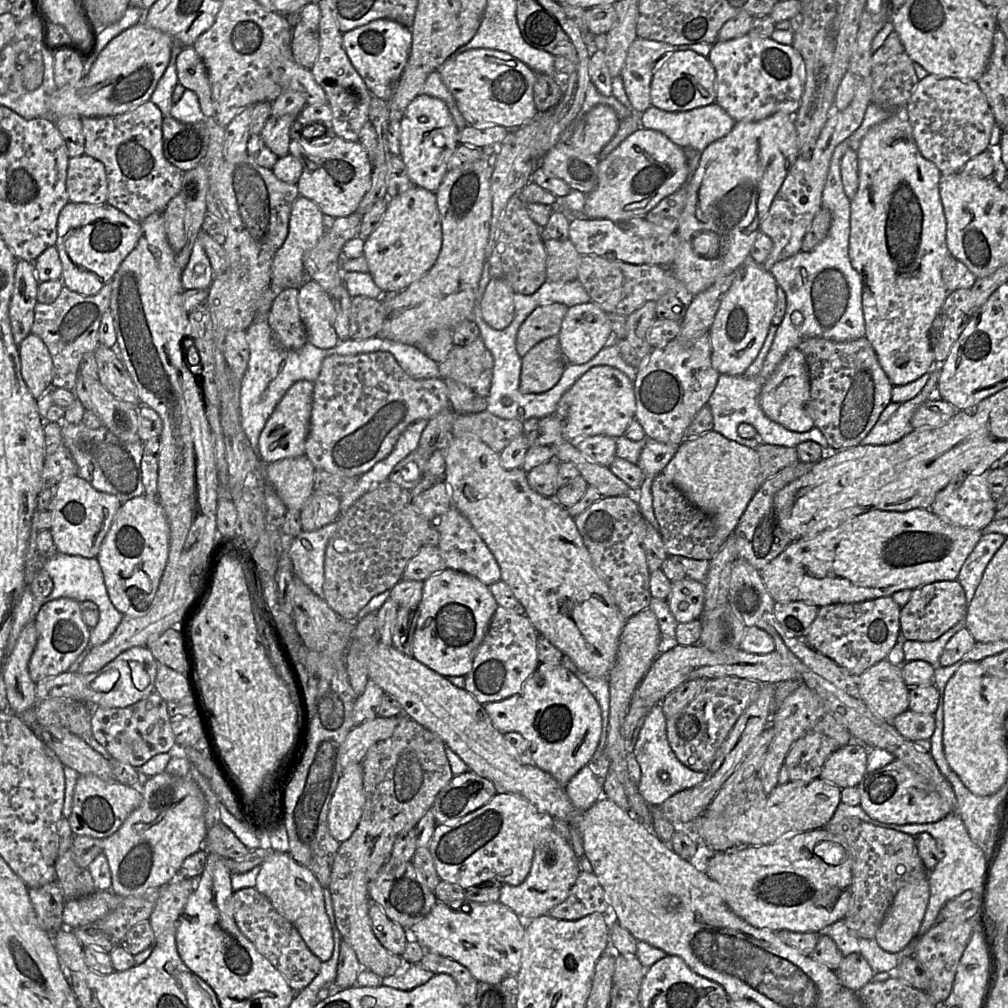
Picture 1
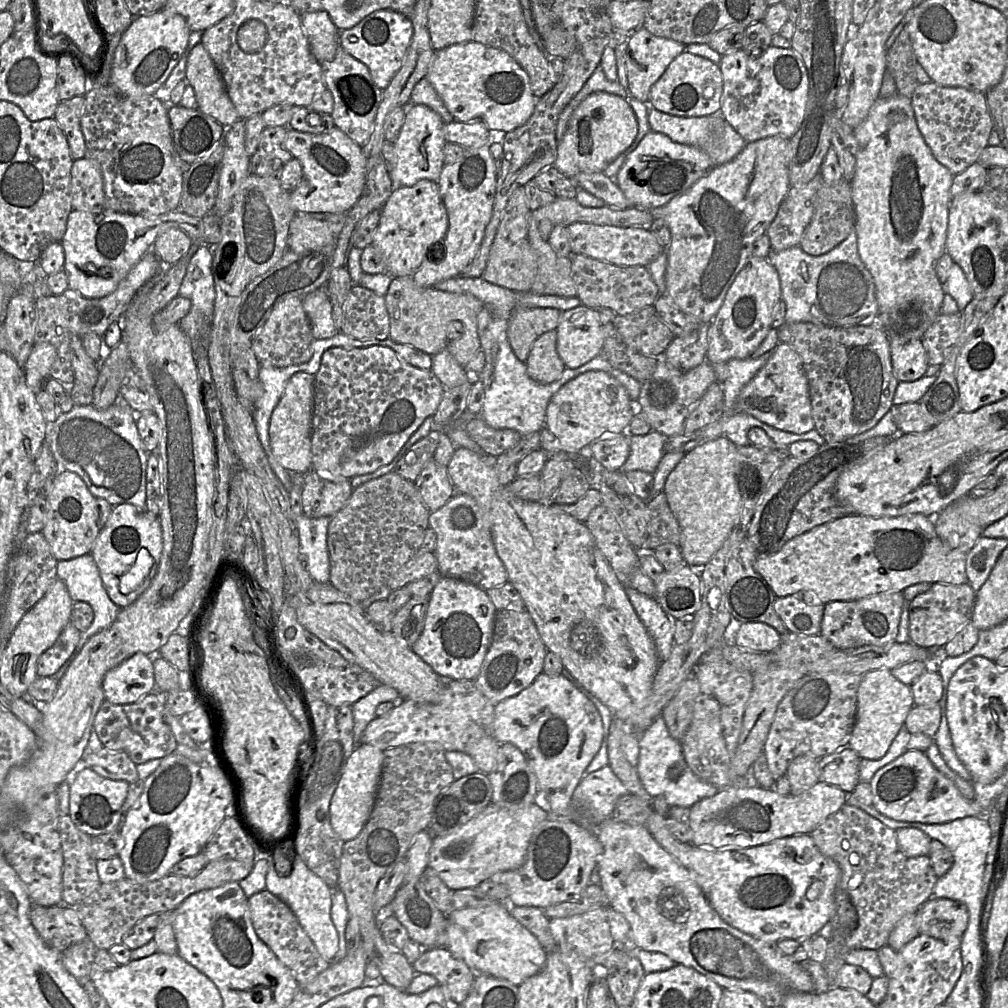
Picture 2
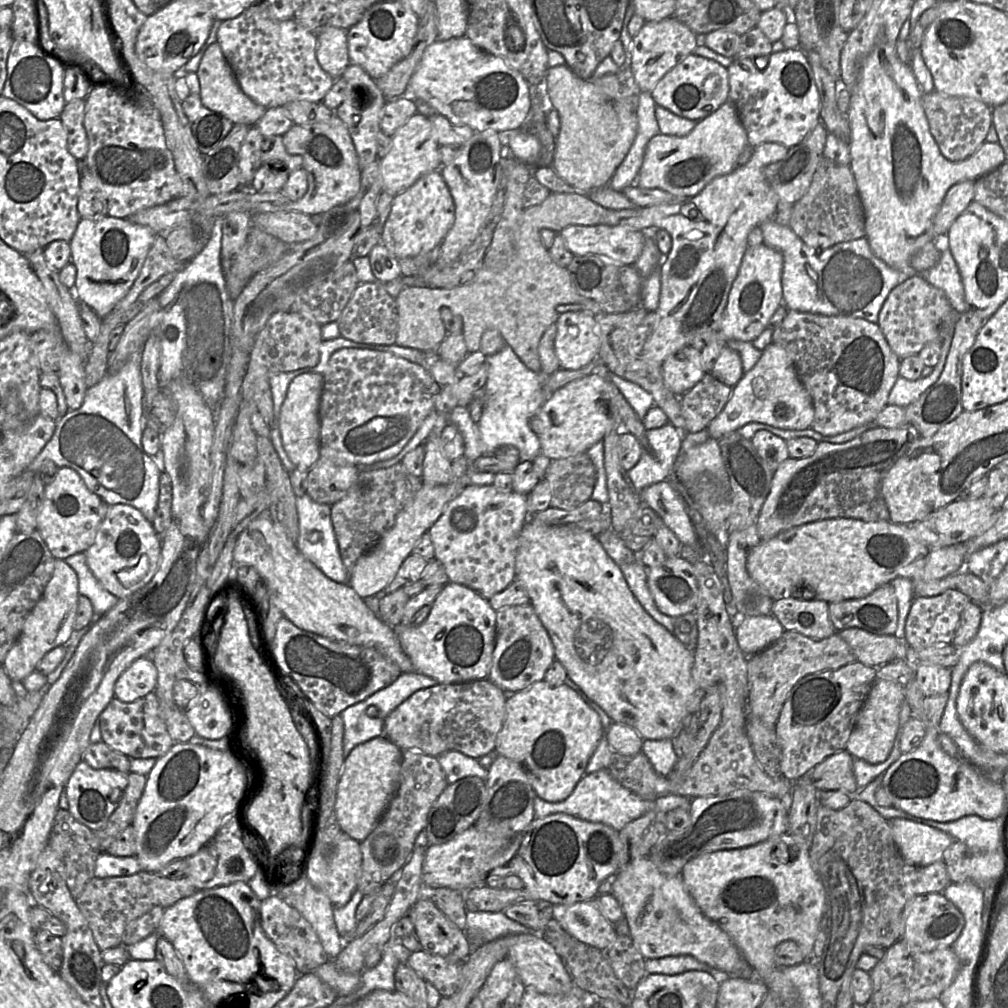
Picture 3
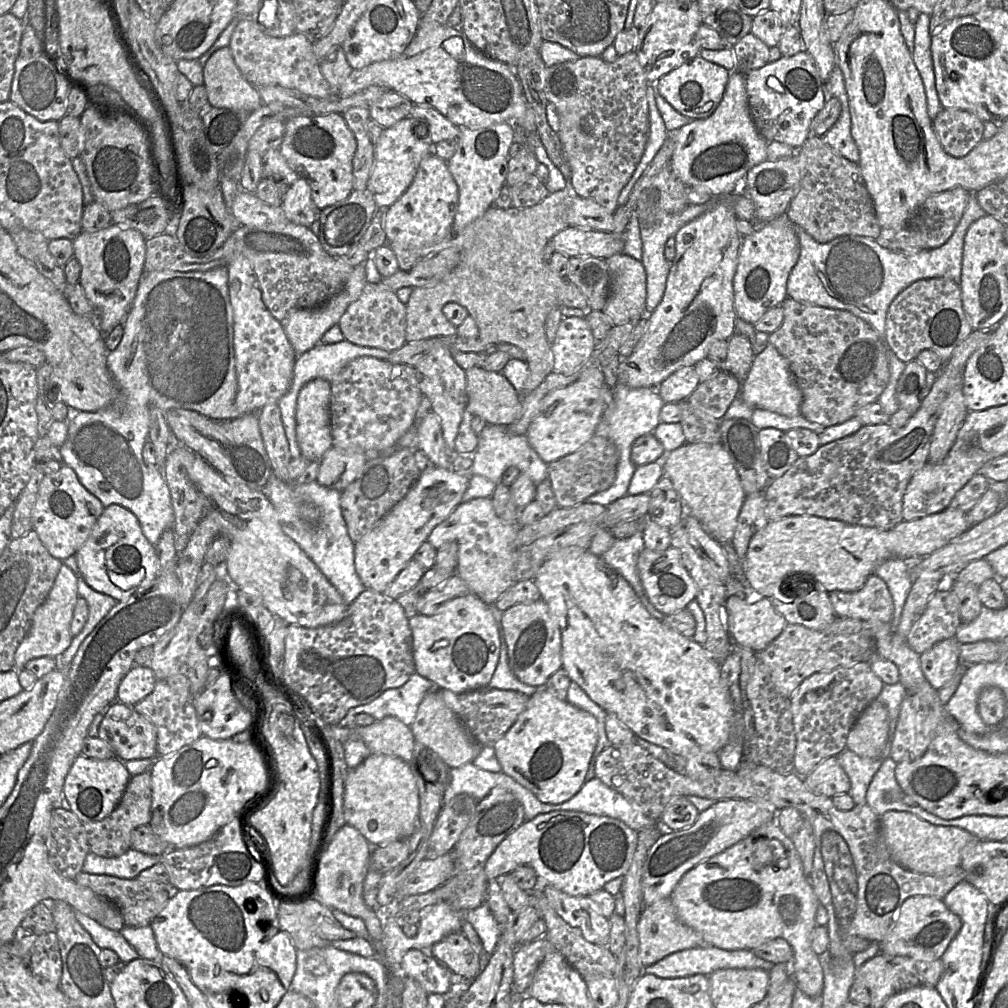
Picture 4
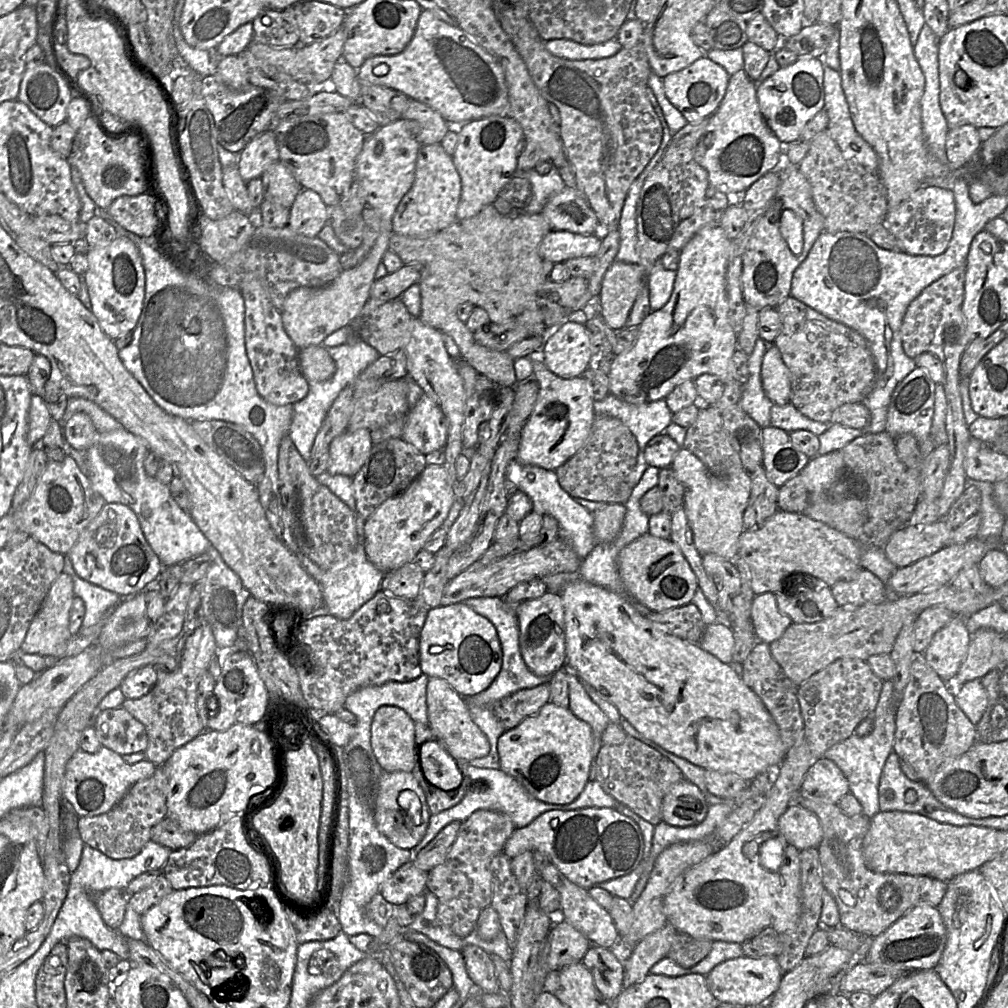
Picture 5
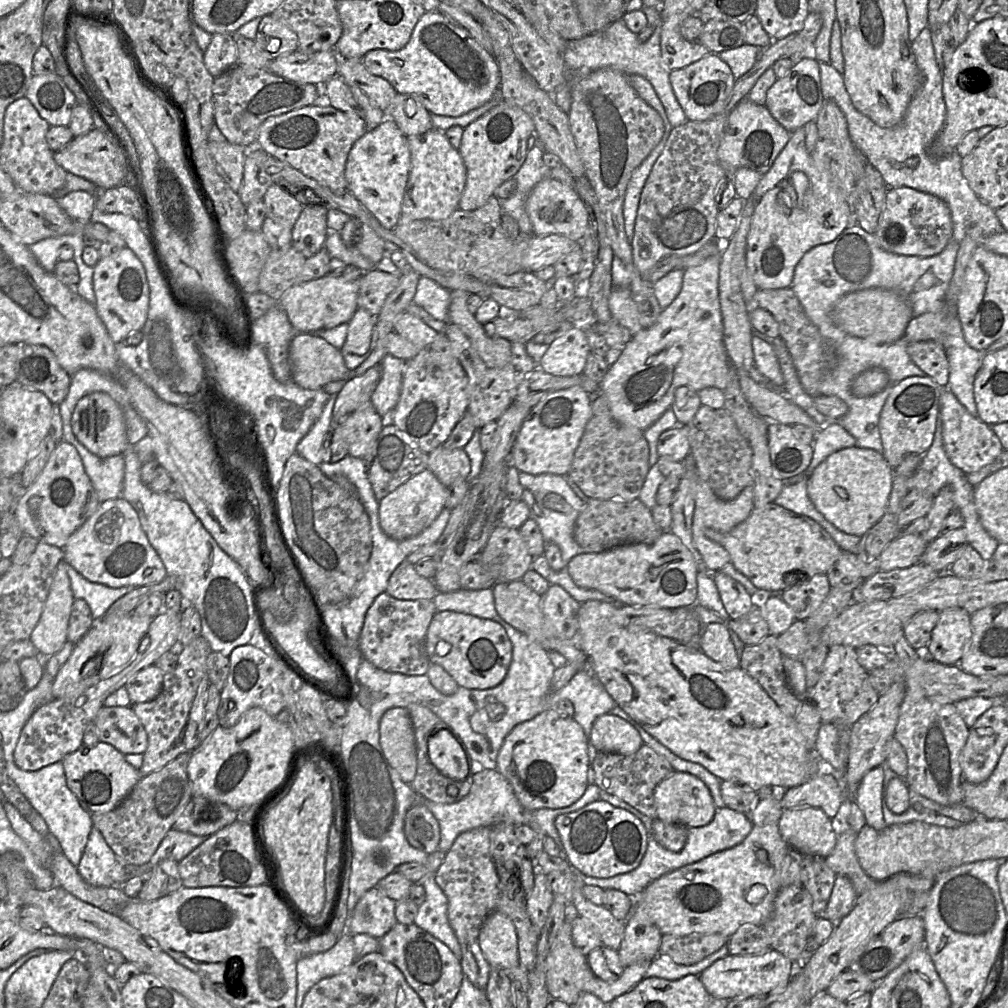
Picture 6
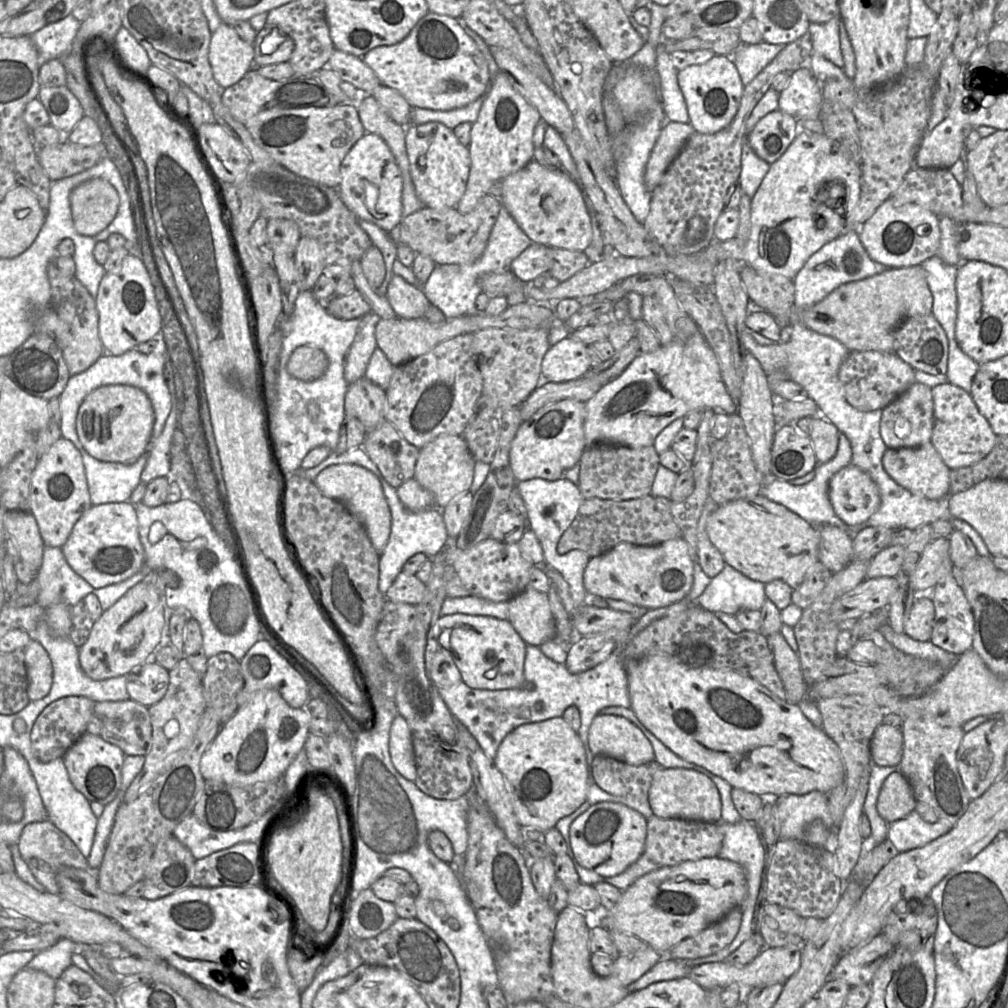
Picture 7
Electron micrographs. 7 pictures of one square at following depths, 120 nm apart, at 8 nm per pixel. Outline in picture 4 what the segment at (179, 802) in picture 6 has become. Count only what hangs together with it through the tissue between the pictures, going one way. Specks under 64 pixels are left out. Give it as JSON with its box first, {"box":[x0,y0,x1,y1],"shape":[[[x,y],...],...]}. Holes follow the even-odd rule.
{"box":[84,772,152,858],"shape":[[[151,772],[131,776],[126,790],[117,807],[104,819],[84,823],[90,852],[112,858],[125,853],[131,848],[131,832],[151,821],[152,787]]]}

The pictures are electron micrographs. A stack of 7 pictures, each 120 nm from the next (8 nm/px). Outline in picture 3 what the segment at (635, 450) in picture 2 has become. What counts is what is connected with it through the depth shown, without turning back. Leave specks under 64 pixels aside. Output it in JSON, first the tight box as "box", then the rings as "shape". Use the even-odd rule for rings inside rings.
{"box":[627,424,683,489],"shape":[[[673,424],[648,430],[649,451],[643,448],[638,463],[627,471],[635,489],[642,489],[665,481],[674,472],[674,464],[680,453],[683,434]]]}

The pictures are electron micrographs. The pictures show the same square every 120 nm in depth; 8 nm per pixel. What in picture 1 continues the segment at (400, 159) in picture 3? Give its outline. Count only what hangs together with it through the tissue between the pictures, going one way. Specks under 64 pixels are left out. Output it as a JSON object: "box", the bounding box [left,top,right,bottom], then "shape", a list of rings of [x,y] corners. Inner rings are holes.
{"box":[400,94,459,192],"shape":[[[419,94],[400,120],[400,157],[414,186],[436,192],[448,172],[448,163],[459,145],[459,129],[446,104],[435,97]]]}

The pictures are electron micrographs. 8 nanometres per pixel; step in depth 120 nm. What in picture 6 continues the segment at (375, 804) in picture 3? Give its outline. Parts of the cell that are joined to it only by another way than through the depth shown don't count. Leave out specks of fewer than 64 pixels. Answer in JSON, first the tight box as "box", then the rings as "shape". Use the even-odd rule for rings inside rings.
{"box":[404,804,439,854],"shape":[[[425,804],[414,805],[407,811],[404,834],[411,846],[427,854],[439,848],[439,823]]]}

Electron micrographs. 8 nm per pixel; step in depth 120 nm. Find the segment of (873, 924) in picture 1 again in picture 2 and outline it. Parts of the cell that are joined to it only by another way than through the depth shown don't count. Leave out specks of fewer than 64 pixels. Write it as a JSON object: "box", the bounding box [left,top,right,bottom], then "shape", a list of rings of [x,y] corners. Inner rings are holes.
{"box":[810,804,938,987],"shape":[[[844,804],[839,811],[829,816],[810,835],[819,851],[834,860],[841,869],[841,878],[835,891],[834,914],[829,921],[833,927],[832,935],[827,940],[828,948],[822,963],[832,987],[840,968],[846,963],[846,955],[853,949],[879,950],[888,946],[889,936],[896,924],[905,915],[916,914],[933,896],[938,877],[929,856],[906,856],[898,846],[895,830],[848,804]]]}

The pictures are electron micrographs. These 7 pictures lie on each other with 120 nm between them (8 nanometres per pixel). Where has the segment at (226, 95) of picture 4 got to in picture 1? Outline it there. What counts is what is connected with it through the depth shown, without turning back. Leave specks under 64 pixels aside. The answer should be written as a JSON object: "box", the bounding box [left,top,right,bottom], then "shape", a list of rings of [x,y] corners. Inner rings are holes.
{"box":[176,47,215,118],"shape":[[[185,47],[176,59],[178,83],[193,91],[205,118],[215,116],[215,103],[212,99],[211,84],[206,67],[195,49]]]}

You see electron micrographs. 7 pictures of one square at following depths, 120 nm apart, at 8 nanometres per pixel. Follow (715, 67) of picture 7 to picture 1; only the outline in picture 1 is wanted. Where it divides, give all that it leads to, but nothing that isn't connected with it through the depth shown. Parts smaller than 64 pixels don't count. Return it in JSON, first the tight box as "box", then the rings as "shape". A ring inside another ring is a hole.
{"box":[650,51,716,112],"shape":[[[676,51],[655,71],[650,88],[651,105],[668,112],[689,111],[716,102],[716,72],[708,58],[694,51]]]}

